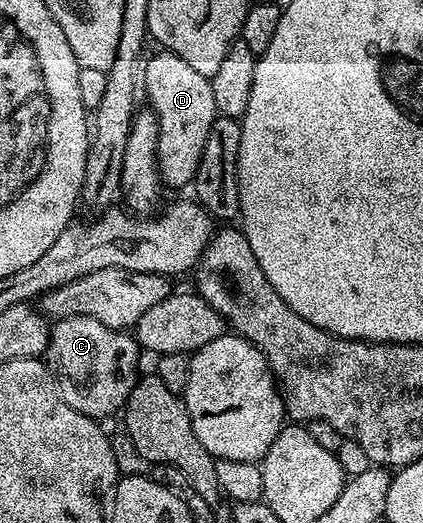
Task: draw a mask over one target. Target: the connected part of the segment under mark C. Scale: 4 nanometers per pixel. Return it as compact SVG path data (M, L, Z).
M71 315L51 324L43 358L62 401L78 413L104 421L127 403L141 370L140 355L141 348L131 334L110 329L94 317Z

